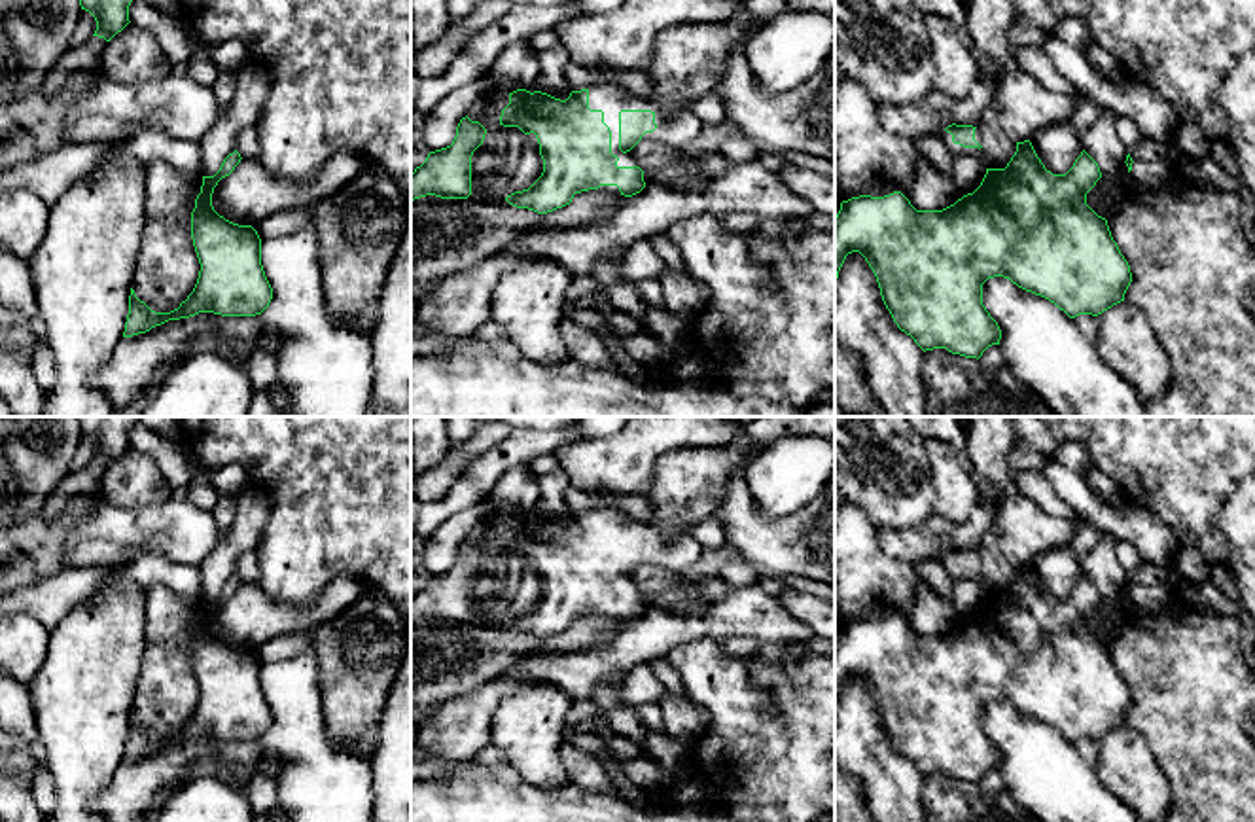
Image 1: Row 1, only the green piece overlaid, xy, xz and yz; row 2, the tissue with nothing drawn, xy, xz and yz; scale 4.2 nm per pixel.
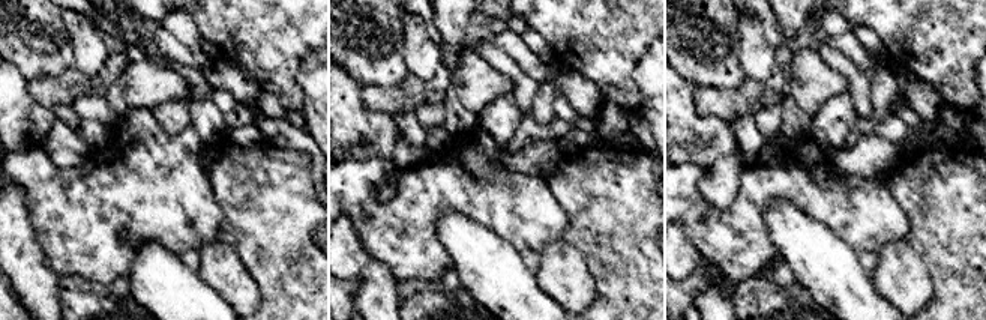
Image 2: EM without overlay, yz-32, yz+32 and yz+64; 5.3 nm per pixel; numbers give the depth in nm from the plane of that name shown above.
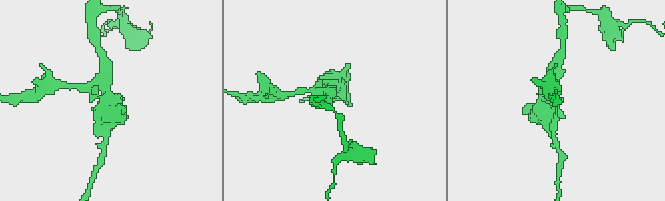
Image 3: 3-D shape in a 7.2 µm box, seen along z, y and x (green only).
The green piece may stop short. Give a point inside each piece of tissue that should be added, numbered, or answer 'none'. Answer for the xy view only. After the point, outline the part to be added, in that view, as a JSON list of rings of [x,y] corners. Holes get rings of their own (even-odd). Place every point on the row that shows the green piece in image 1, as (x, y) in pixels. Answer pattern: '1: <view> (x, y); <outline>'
none

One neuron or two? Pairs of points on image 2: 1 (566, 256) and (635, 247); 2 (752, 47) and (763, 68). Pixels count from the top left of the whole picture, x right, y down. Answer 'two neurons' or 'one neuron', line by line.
1: two neurons
2: one neuron

